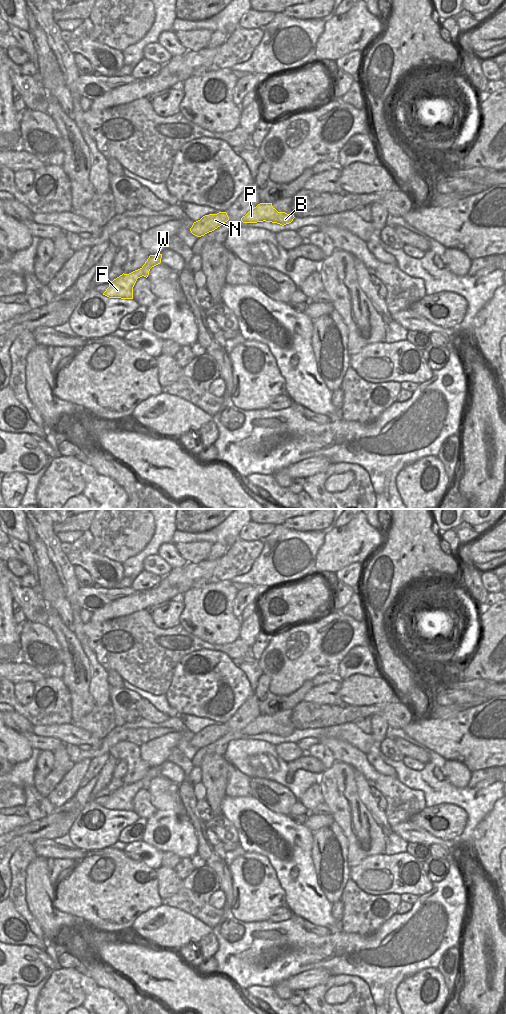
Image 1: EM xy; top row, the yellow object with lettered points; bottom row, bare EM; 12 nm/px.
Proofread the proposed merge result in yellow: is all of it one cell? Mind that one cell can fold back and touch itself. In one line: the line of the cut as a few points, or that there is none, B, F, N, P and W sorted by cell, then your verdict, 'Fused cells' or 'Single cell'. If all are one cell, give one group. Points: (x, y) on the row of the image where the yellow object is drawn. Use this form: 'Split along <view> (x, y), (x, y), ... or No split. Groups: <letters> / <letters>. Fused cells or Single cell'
No split. Groups: B F N P W. Single cell.

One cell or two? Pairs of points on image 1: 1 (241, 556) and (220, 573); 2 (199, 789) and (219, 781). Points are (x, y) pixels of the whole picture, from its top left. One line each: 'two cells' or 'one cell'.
1: one cell
2: two cells

